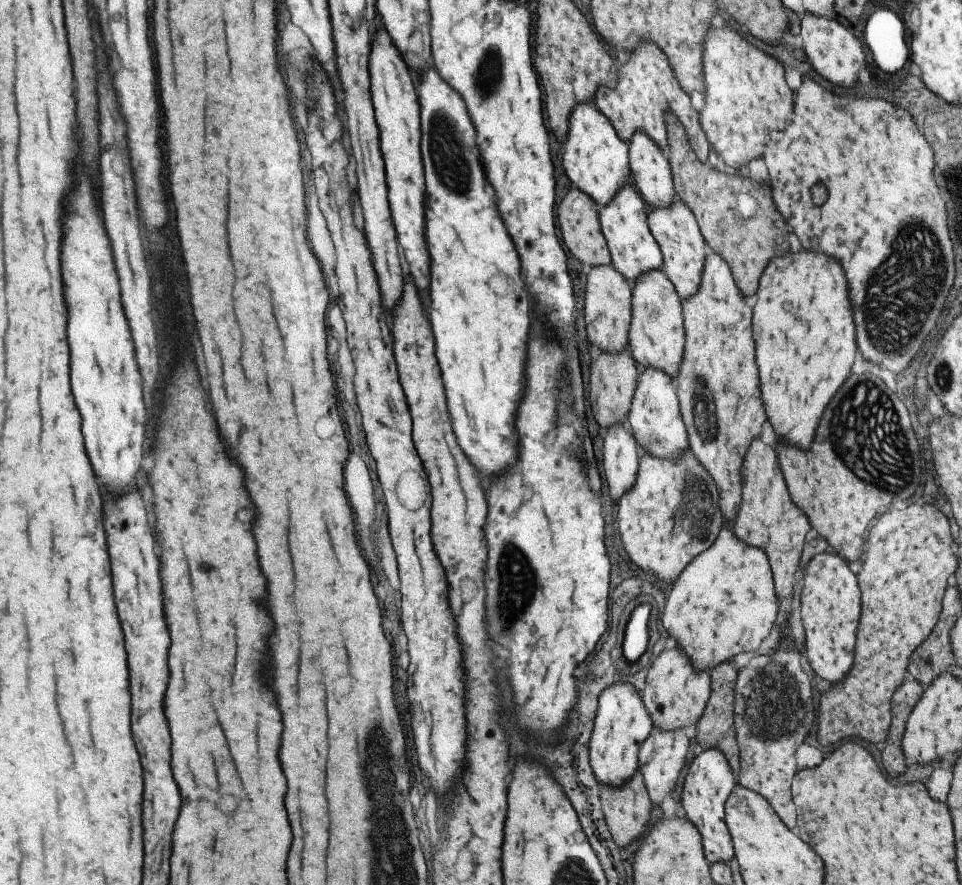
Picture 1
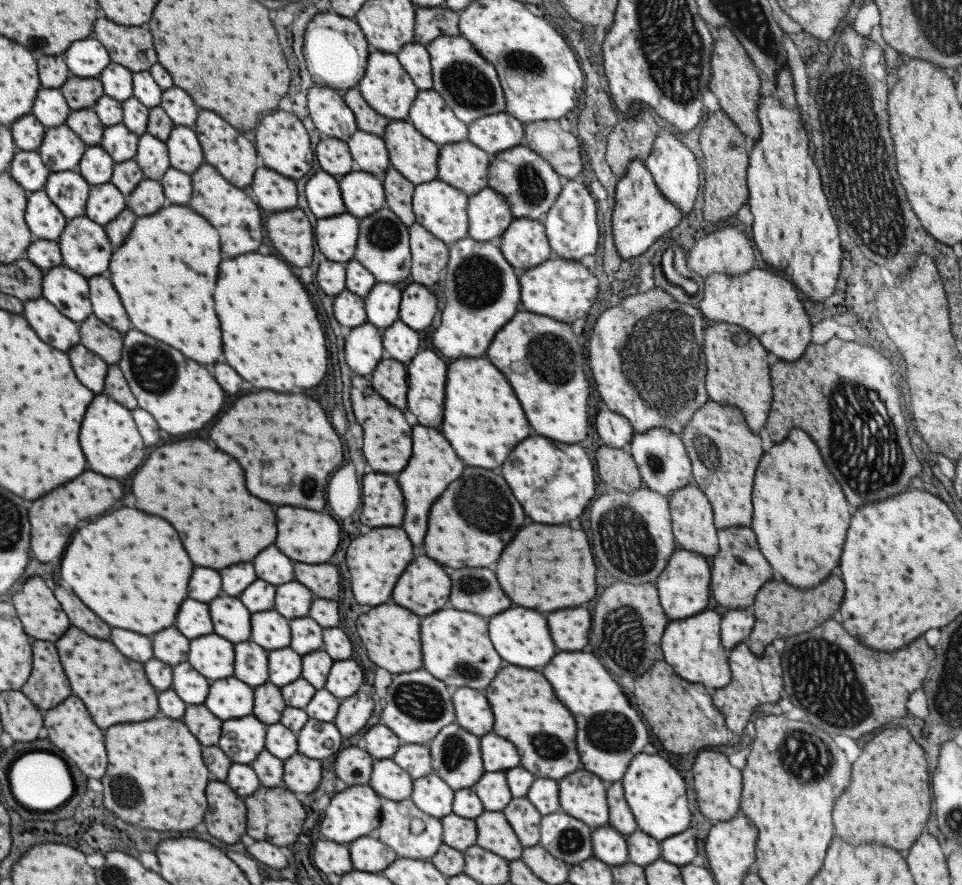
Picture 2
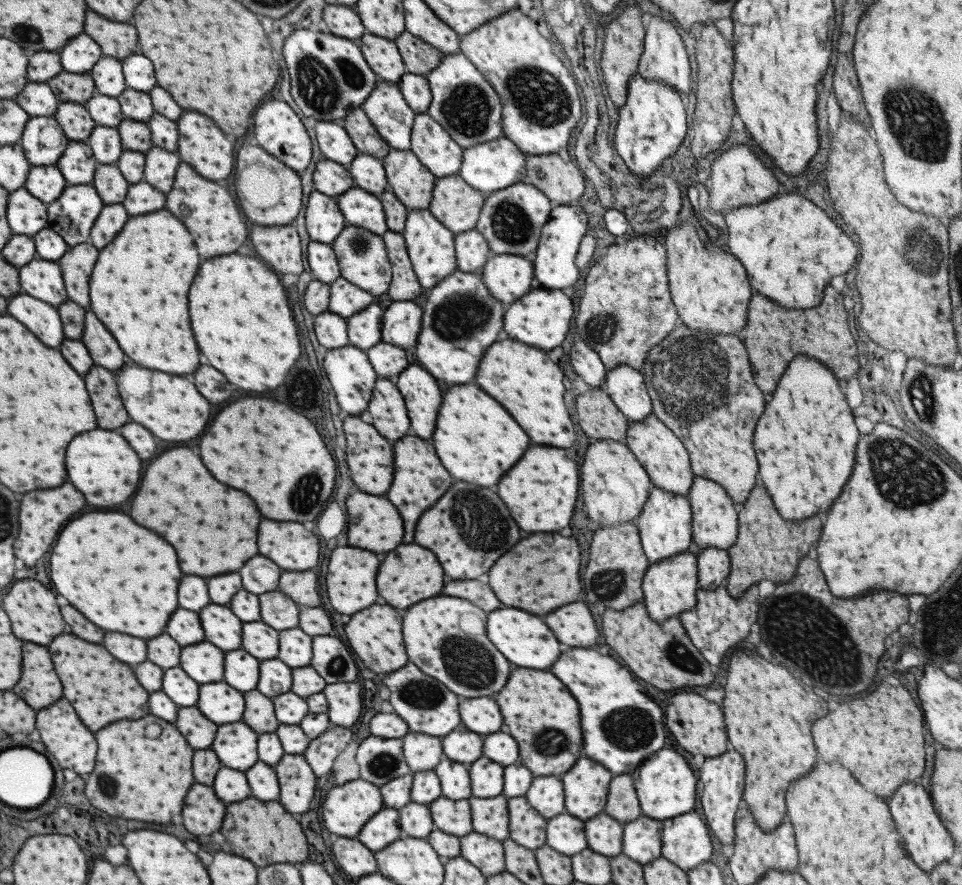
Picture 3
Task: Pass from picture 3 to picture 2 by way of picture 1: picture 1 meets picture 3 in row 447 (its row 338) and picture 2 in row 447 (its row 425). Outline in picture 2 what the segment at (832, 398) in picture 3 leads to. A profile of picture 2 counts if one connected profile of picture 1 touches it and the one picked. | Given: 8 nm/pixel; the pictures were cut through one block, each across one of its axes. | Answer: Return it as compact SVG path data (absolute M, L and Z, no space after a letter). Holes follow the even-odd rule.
M789 429L783 442L761 456L753 478L751 502L753 520L749 526L757 536L761 554L783 581L807 589L818 585L837 566L851 512L817 446L803 430Z

